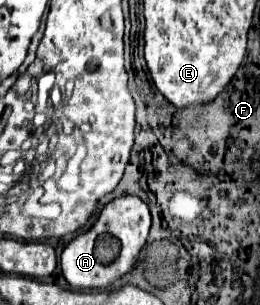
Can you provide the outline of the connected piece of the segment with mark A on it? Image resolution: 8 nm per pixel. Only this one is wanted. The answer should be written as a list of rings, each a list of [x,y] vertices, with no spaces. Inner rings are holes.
[[[122,195],[112,199],[102,207],[96,223],[86,233],[72,239],[62,251],[62,259],[60,259],[62,275],[76,289],[108,287],[112,281],[116,281],[116,277],[122,277],[134,267],[138,253],[146,243],[148,229],[150,229],[150,211],[140,197]],[[106,233],[116,237],[120,245],[108,245],[108,237],[102,237]]]

